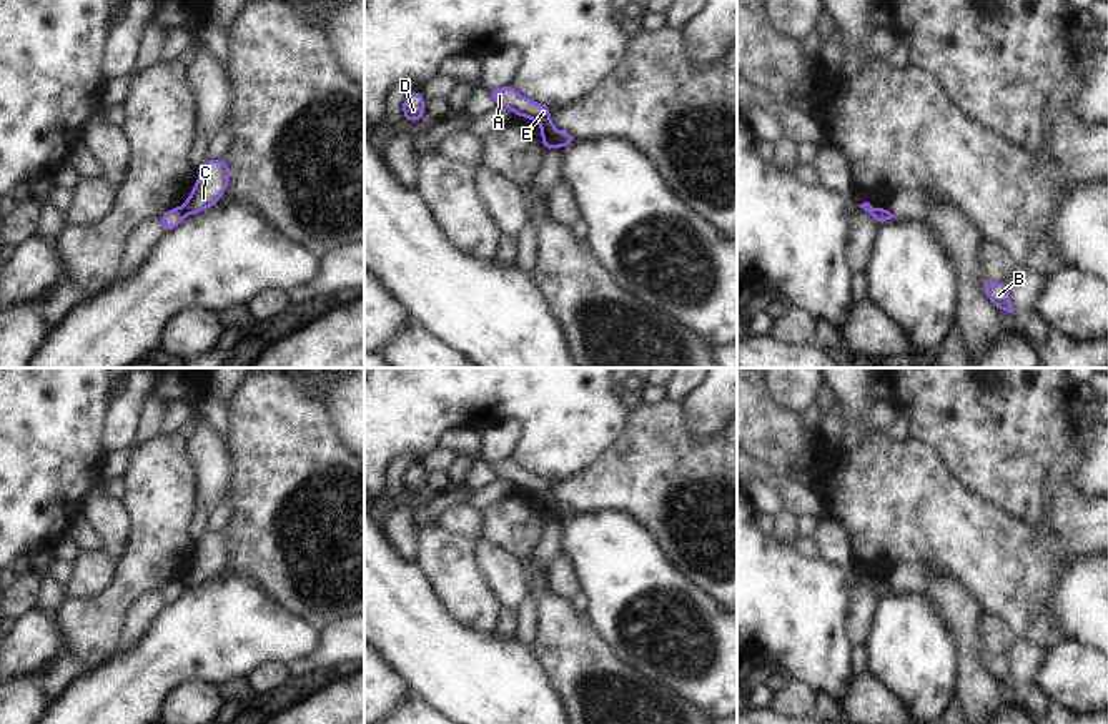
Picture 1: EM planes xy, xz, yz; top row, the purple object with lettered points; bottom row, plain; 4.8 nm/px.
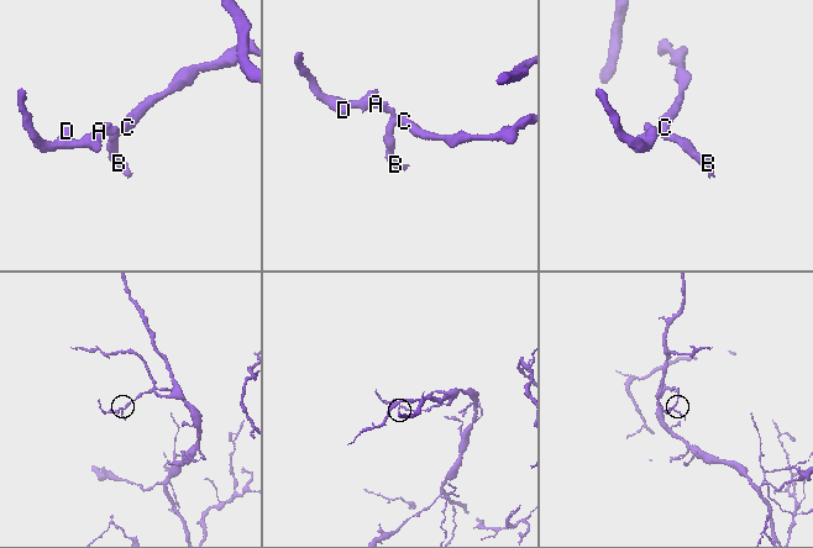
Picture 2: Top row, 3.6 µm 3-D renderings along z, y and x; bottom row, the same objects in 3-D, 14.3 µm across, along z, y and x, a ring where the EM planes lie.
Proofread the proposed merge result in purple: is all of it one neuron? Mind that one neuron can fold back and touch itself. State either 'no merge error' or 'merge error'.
merge error

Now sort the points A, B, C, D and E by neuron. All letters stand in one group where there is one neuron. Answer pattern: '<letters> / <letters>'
A B D E / C

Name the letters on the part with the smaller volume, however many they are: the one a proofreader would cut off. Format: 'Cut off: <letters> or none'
Cut off: A, B, D, E

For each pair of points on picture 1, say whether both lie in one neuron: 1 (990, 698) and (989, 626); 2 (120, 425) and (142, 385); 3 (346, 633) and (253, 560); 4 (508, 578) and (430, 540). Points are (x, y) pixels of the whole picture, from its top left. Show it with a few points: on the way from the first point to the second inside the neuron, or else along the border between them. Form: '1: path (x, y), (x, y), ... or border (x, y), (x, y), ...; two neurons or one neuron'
1: border (982, 613), (979, 636), (989, 651); two neurons
2: path (122, 415), (132, 395); one neuron
3: border (346, 616), (331, 621), (320, 631); two neurons
4: border (474, 541), (474, 566), (484, 585), (496, 596); two neurons

